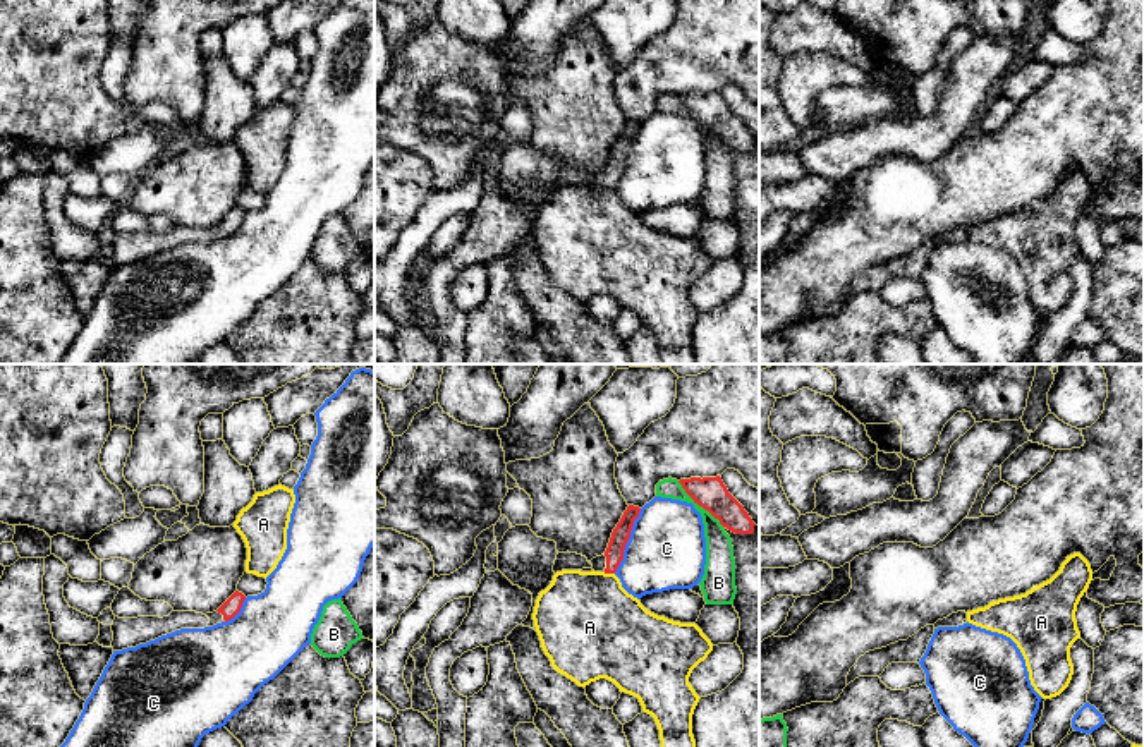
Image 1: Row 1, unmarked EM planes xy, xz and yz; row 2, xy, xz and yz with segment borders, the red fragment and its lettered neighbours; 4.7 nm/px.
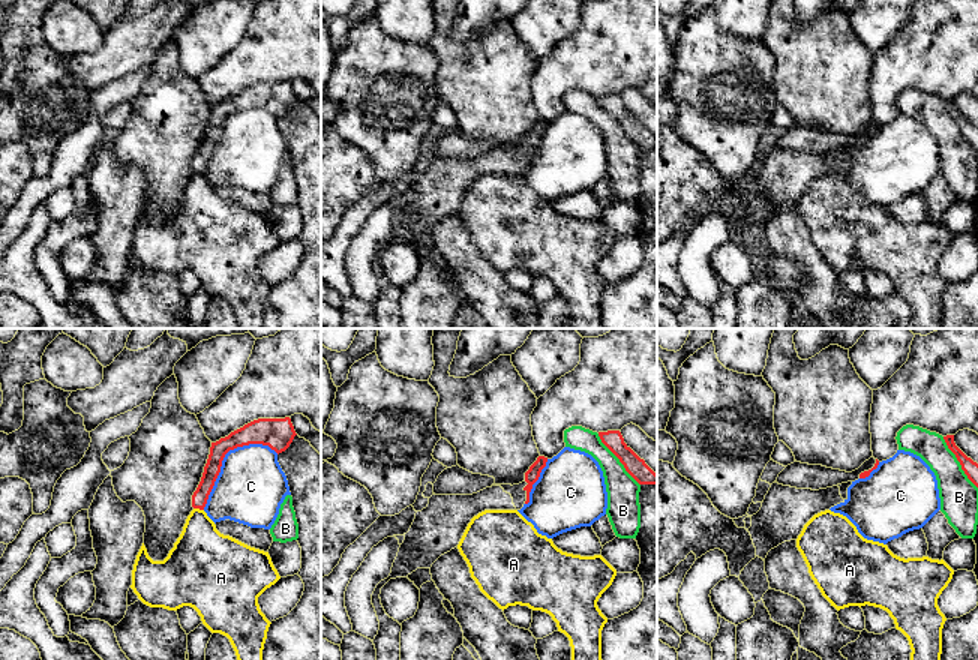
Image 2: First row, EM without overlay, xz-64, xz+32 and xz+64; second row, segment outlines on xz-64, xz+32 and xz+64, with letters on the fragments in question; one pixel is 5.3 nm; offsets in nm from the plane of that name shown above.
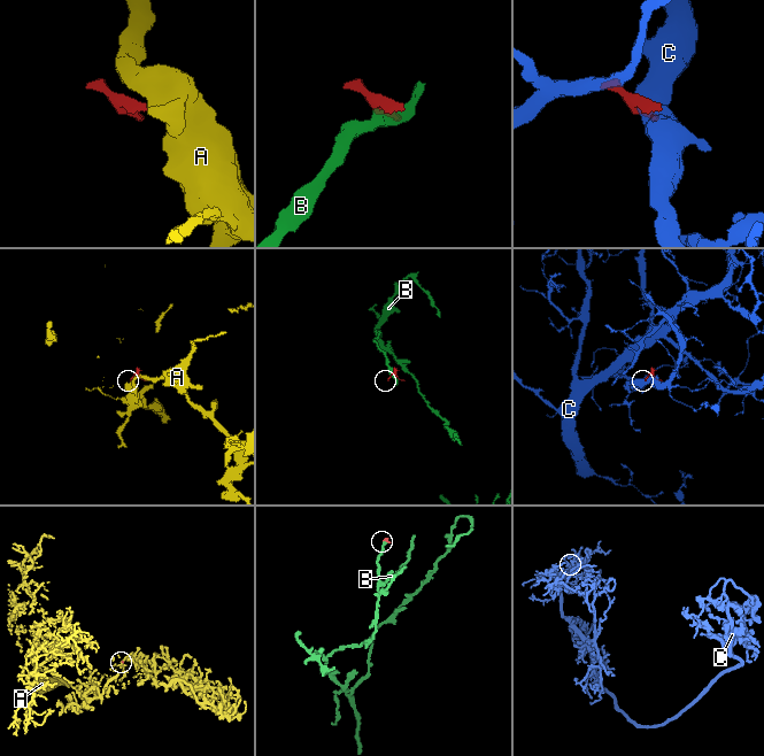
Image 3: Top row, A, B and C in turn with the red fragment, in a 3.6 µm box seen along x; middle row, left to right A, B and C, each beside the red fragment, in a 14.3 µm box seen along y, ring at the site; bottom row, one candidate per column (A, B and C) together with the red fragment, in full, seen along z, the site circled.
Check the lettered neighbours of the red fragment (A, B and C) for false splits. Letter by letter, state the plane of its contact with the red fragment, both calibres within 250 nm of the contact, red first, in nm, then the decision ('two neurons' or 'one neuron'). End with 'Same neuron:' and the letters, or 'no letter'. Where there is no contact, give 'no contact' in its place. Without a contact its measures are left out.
A: contact in xz; calibres 90 and 460 nm; two neurons
B: contact in xz; calibres 150 and 130 nm; two neurons
C: contact in xz; calibres 90 and 360 nm; two neurons
Same neuron: no letter

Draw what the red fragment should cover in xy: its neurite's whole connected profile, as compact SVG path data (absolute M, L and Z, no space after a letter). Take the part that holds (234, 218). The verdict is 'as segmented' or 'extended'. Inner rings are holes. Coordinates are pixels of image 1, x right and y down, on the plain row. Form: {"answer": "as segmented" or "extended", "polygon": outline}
{"answer": "extended", "polygon": "M235 206L216 227L196 228L196 227L172 227L168 232L137 232L119 234L115 232L112 247L113 266L136 263L146 259L161 251L172 249L180 244L204 244L222 237L232 235L242 223L246 211Z"}

